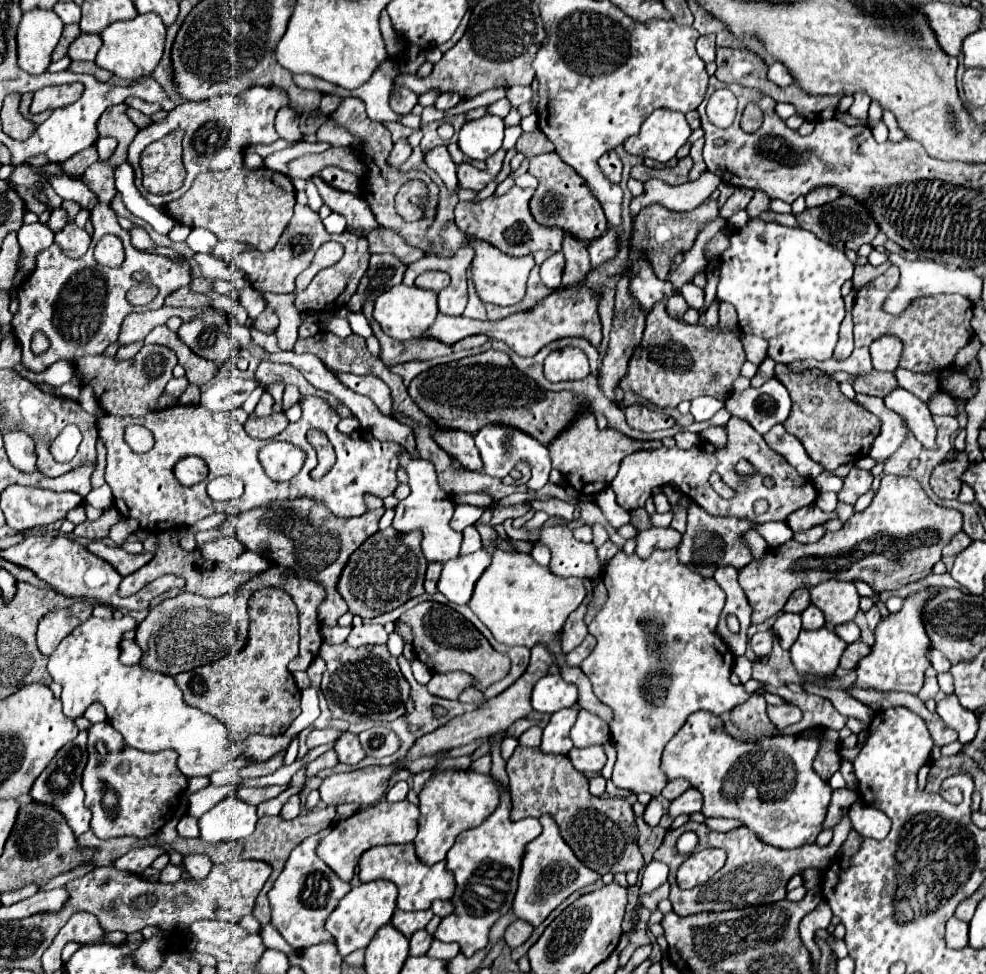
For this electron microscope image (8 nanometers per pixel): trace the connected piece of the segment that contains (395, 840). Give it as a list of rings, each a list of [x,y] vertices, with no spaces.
[[[378,802],[374,806],[366,806],[366,808],[360,808],[354,816],[346,818],[346,820],[338,820],[330,834],[326,834],[320,842],[318,842],[318,848],[316,848],[316,854],[322,862],[326,862],[340,880],[352,880],[354,876],[354,868],[360,860],[360,856],[372,848],[372,846],[378,846],[378,844],[408,844],[416,838],[416,832],[418,832],[418,816],[420,816],[420,810],[416,804],[412,802]]]

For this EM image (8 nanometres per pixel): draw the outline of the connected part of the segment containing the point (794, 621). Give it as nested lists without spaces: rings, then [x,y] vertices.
[[[780,614],[772,626],[774,634],[778,636],[778,642],[784,650],[790,650],[790,646],[796,642],[800,630],[802,630],[802,620],[798,614]]]

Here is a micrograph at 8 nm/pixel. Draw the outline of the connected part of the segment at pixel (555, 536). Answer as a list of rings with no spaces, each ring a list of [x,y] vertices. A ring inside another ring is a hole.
[[[566,526],[542,528],[540,542],[544,542],[552,552],[550,568],[552,572],[556,572],[556,576],[562,578],[578,576],[590,580],[598,578],[600,562],[598,556],[594,556],[596,554],[594,544],[584,544],[574,540],[570,528]]]

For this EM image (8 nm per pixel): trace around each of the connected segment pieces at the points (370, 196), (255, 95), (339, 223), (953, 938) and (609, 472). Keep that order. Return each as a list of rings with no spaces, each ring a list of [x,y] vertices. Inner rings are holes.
[[[342,98],[342,104],[340,104],[340,108],[332,114],[332,118],[334,118],[340,126],[348,128],[350,134],[356,136],[356,138],[360,138],[360,142],[362,142],[360,152],[362,152],[362,160],[364,160],[364,164],[368,166],[368,176],[366,176],[366,180],[362,182],[362,196],[364,196],[366,202],[370,204],[370,208],[372,208],[372,212],[374,212],[374,216],[376,216],[376,222],[378,222],[380,226],[386,226],[386,228],[394,228],[394,230],[398,230],[398,232],[406,238],[408,244],[422,248],[426,254],[434,254],[434,250],[432,250],[432,242],[428,240],[426,232],[428,232],[428,228],[432,226],[434,218],[436,218],[438,192],[440,192],[438,186],[436,186],[430,178],[424,180],[424,184],[426,184],[428,190],[430,190],[430,196],[428,196],[428,202],[426,202],[426,218],[420,220],[420,222],[412,222],[412,224],[410,224],[410,222],[404,222],[402,216],[400,216],[400,214],[396,212],[396,208],[394,208],[394,196],[396,196],[396,192],[400,190],[400,186],[402,186],[404,182],[413,180],[416,177],[411,174],[411,171],[402,173],[400,170],[388,166],[388,156],[390,156],[390,150],[392,150],[390,132],[382,126],[382,122],[374,122],[374,120],[370,120],[370,118],[366,116],[364,102],[362,102],[360,98]]]
[[[252,86],[242,96],[238,94],[222,94],[214,96],[210,100],[202,102],[184,102],[176,106],[162,122],[152,122],[150,126],[142,128],[136,138],[132,140],[128,148],[128,158],[126,162],[134,168],[134,184],[140,190],[140,194],[158,210],[164,208],[166,202],[180,198],[192,184],[192,180],[206,170],[228,170],[232,166],[244,168],[244,148],[252,144],[272,144],[280,136],[274,130],[274,118],[280,108],[288,106],[288,96],[284,92],[278,92],[268,86]],[[172,130],[184,130],[184,142],[182,142],[182,160],[186,166],[186,180],[180,190],[174,190],[164,196],[154,196],[144,190],[142,186],[142,172],[140,172],[140,152],[152,142],[164,137]]]
[[[332,212],[332,214],[324,220],[324,226],[326,226],[326,230],[330,230],[332,234],[340,234],[340,232],[346,230],[346,220],[344,220],[344,216]]]
[[[952,916],[946,924],[946,944],[954,950],[968,946],[968,922]]]
[[[584,412],[566,432],[562,432],[562,436],[558,436],[554,442],[550,442],[548,450],[550,450],[550,458],[552,458],[552,468],[562,472],[564,478],[568,480],[568,484],[576,492],[580,492],[580,496],[594,496],[610,486],[624,456],[644,450],[644,448],[658,448],[658,446],[660,446],[660,442],[656,442],[656,440],[640,442],[640,440],[624,436],[622,432],[612,430],[612,428],[598,430],[594,414]]]

